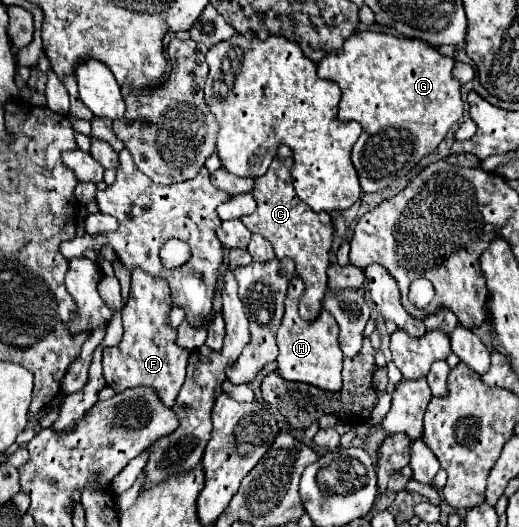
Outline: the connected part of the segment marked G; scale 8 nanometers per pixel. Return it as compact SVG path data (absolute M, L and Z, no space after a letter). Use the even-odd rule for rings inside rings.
M356 32L340 50L330 52L318 64L318 76L332 80L340 86L342 98L338 104L340 120L356 120L362 126L362 134L352 148L352 162L360 178L362 192L386 190L392 180L410 174L424 156L434 152L446 138L448 130L462 118L464 102L460 96L460 84L452 78L454 58L440 54L434 46L386 32Z

